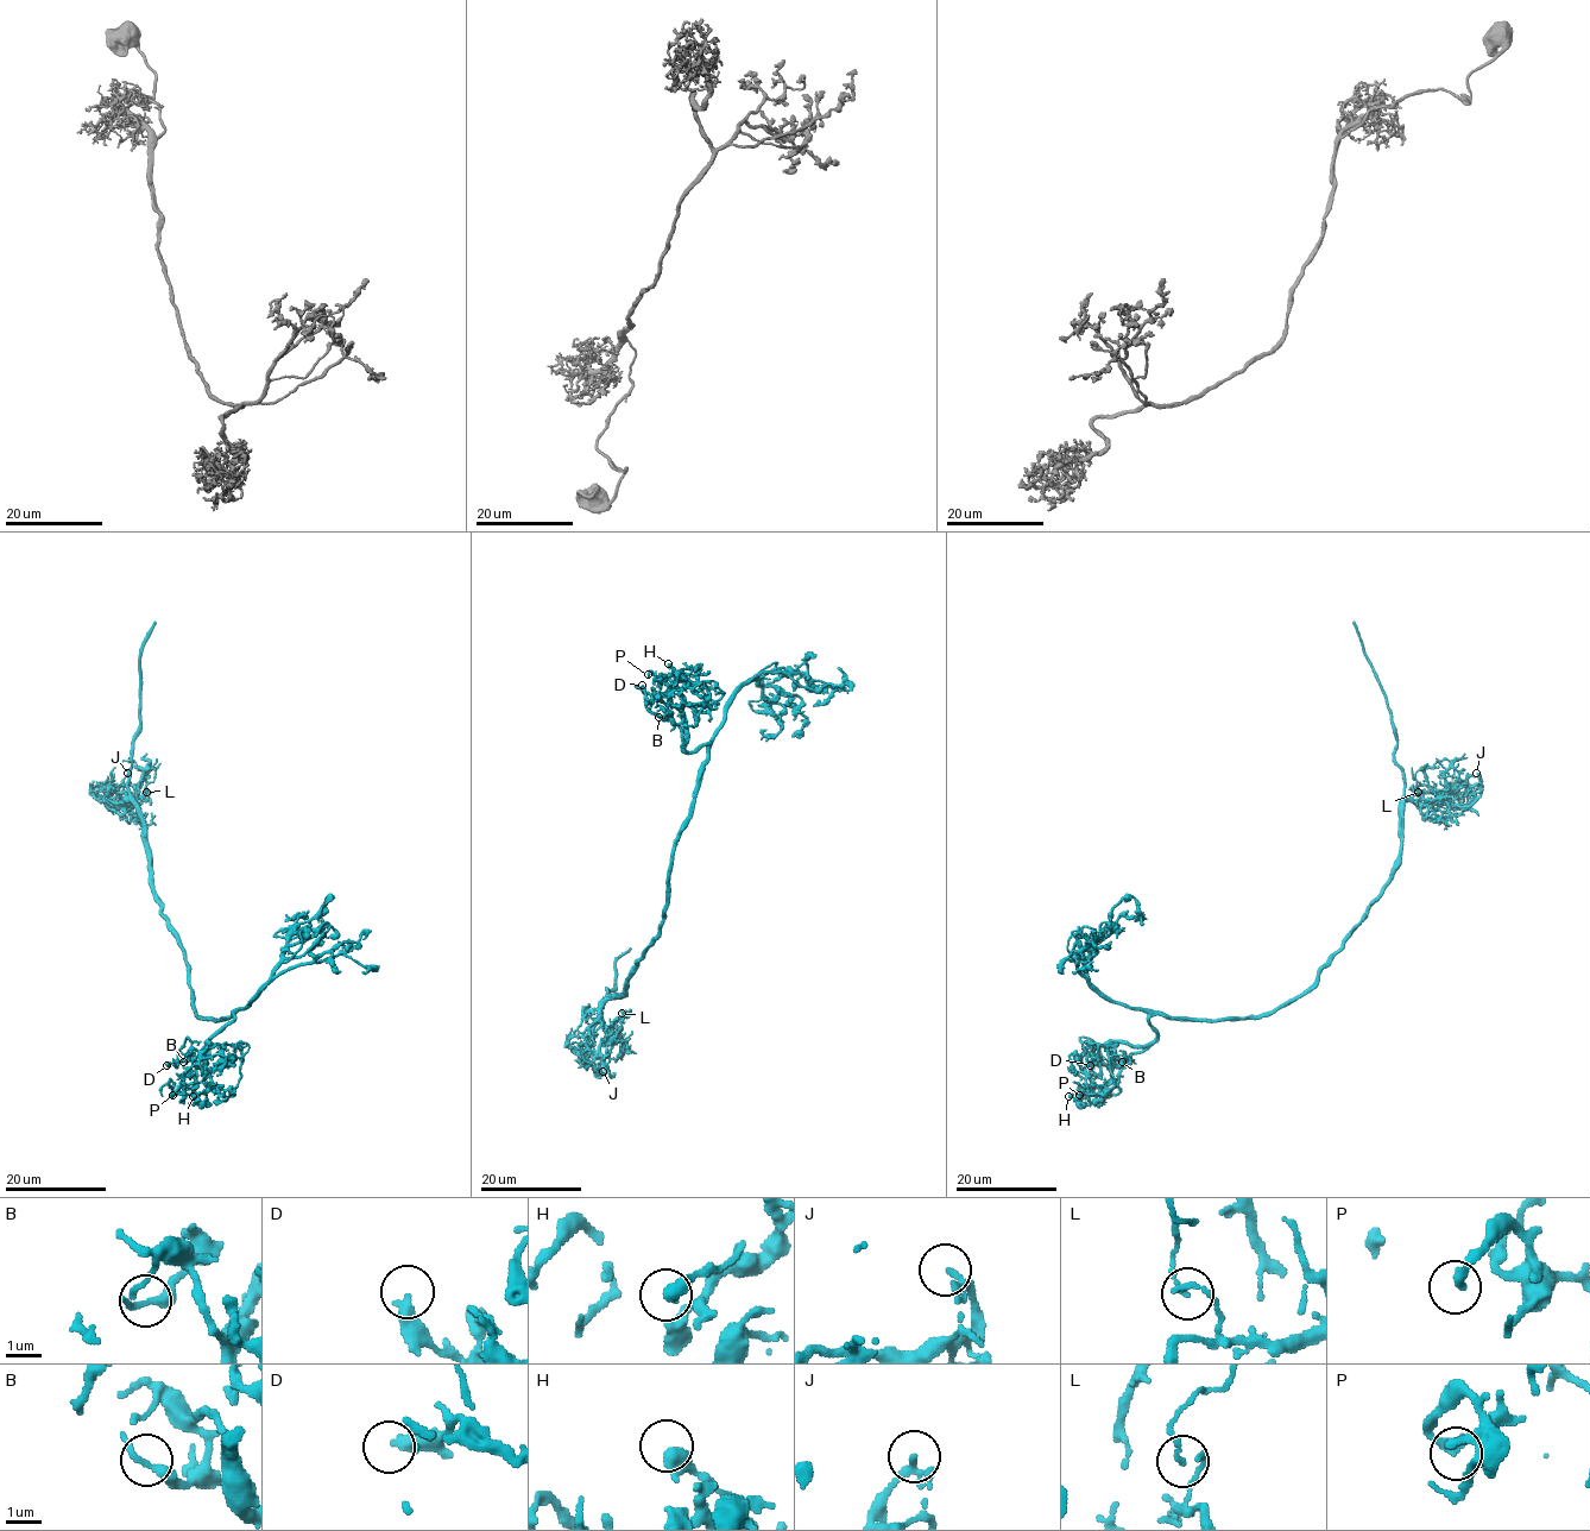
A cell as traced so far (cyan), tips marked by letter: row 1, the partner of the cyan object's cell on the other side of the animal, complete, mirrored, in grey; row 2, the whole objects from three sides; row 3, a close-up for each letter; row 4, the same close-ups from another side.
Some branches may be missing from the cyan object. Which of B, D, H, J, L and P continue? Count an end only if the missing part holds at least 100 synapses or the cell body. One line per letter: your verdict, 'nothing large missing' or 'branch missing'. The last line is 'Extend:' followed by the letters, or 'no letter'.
B: nothing large missing
D: nothing large missing
H: nothing large missing
J: nothing large missing
L: nothing large missing
P: nothing large missing
Extend: no letter

